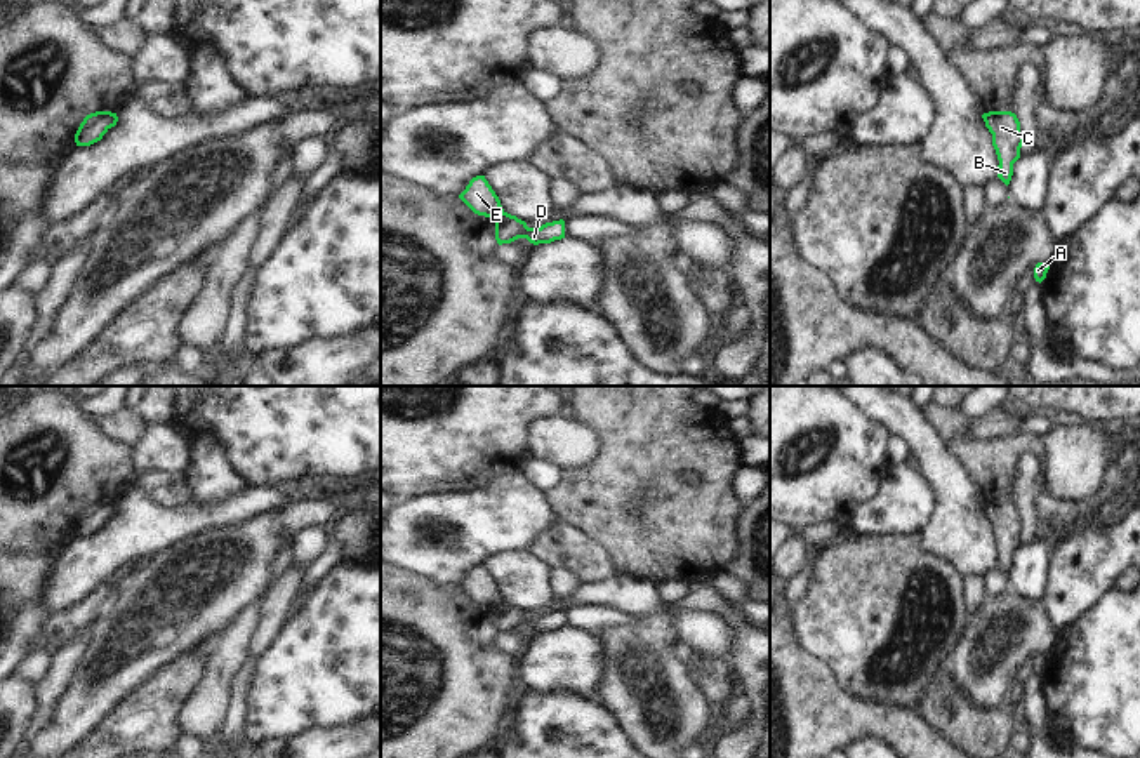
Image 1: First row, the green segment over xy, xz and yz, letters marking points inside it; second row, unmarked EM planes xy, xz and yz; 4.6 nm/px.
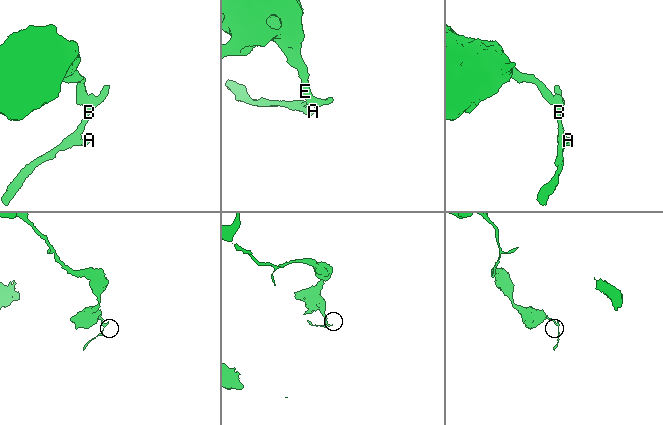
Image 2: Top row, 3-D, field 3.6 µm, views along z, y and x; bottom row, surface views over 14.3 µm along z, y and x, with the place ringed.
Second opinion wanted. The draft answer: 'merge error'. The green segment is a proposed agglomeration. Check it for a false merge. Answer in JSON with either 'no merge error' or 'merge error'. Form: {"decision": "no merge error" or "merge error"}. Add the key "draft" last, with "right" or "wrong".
{"decision": "merge error", "draft": "right"}

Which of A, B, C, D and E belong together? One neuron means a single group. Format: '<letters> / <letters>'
A B C D / E

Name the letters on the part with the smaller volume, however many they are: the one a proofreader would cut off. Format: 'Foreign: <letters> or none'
Foreign: A, B, C, D

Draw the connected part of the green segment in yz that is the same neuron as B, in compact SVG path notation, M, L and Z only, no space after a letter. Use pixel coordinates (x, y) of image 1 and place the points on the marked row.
M1011 111L985 113L985 127L992 134L992 146L999 160L998 177L1008 186L1013 176L1013 163L1020 158L1024 136L1020 122Z

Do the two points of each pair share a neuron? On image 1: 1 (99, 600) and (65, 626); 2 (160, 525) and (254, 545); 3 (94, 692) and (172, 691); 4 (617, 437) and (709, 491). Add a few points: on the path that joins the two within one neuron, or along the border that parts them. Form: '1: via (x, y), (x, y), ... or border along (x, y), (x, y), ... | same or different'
1: via (91, 607), (73, 619) | same
2: border along (240, 522), (214, 525), (162, 548) | different
3: border along (165, 664), (139, 684), (105, 718) | different
4: via (640, 459), (671, 491), (687, 491) | same

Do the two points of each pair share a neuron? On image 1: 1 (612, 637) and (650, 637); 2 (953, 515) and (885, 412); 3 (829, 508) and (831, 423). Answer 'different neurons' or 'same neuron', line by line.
1: same neuron
2: same neuron
3: same neuron

